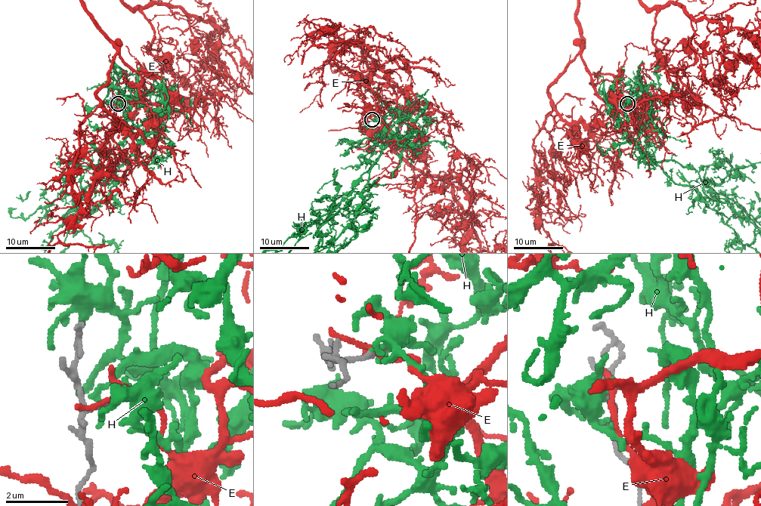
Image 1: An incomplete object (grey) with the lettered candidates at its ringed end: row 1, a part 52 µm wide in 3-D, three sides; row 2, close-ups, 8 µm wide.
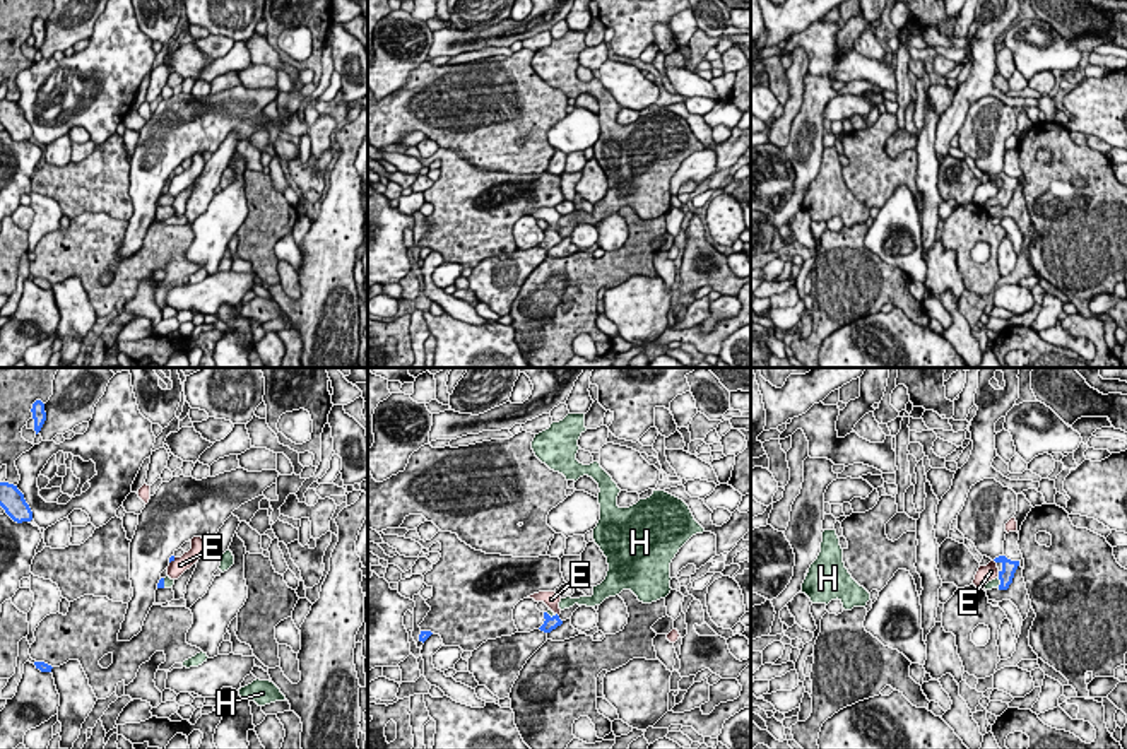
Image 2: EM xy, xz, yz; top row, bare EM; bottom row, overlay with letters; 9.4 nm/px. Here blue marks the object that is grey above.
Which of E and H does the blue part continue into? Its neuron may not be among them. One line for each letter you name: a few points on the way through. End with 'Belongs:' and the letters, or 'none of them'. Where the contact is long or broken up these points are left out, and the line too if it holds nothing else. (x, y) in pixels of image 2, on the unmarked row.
H: runs through yz (1006, 192), (1001, 199), (994, 200)
Belongs: H

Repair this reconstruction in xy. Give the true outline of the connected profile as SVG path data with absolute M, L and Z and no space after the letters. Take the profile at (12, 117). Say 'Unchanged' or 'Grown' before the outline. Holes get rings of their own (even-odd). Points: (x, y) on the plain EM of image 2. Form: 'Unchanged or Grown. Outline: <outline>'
Unchanged. Outline: M0 99L0 123L17 140L31 139L32 128L17 103Z

